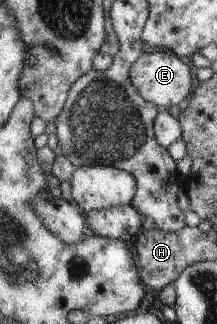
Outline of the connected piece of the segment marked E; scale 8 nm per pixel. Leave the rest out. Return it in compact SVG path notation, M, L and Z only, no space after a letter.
M148 49L131 68L131 79L138 92L161 109L180 104L192 92L190 65L182 62L176 53L168 50Z

